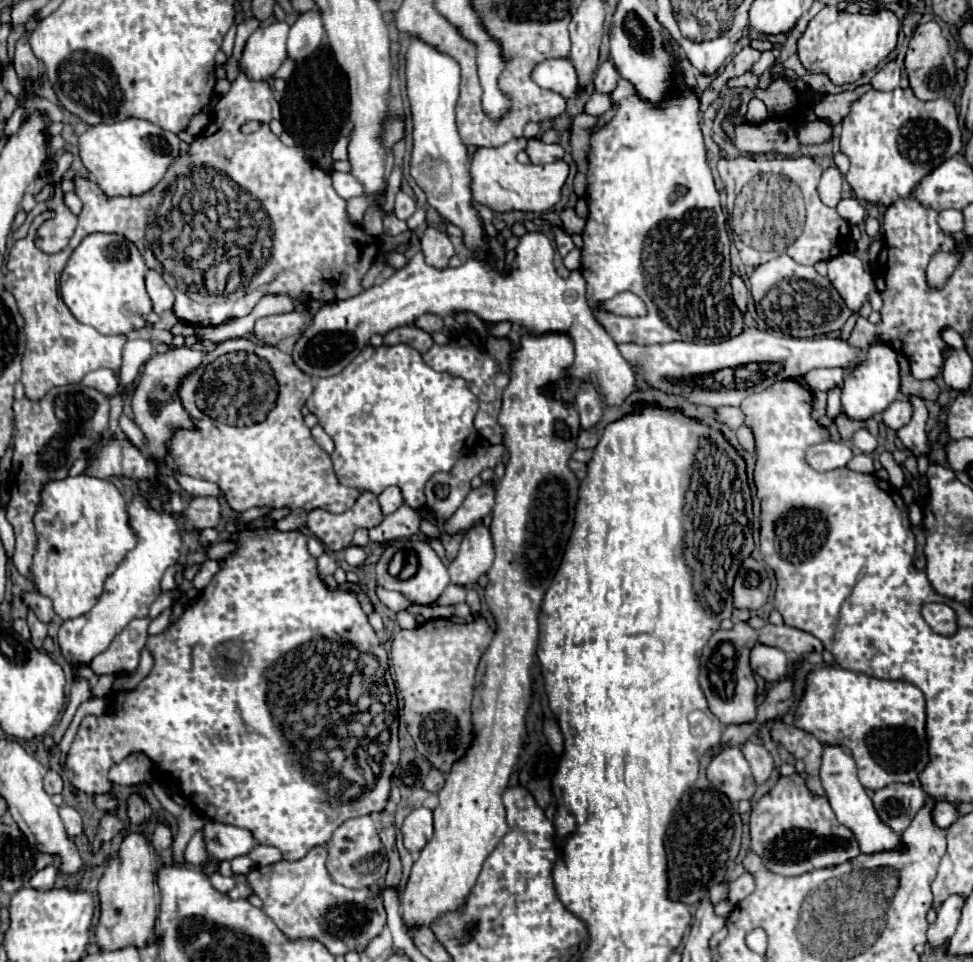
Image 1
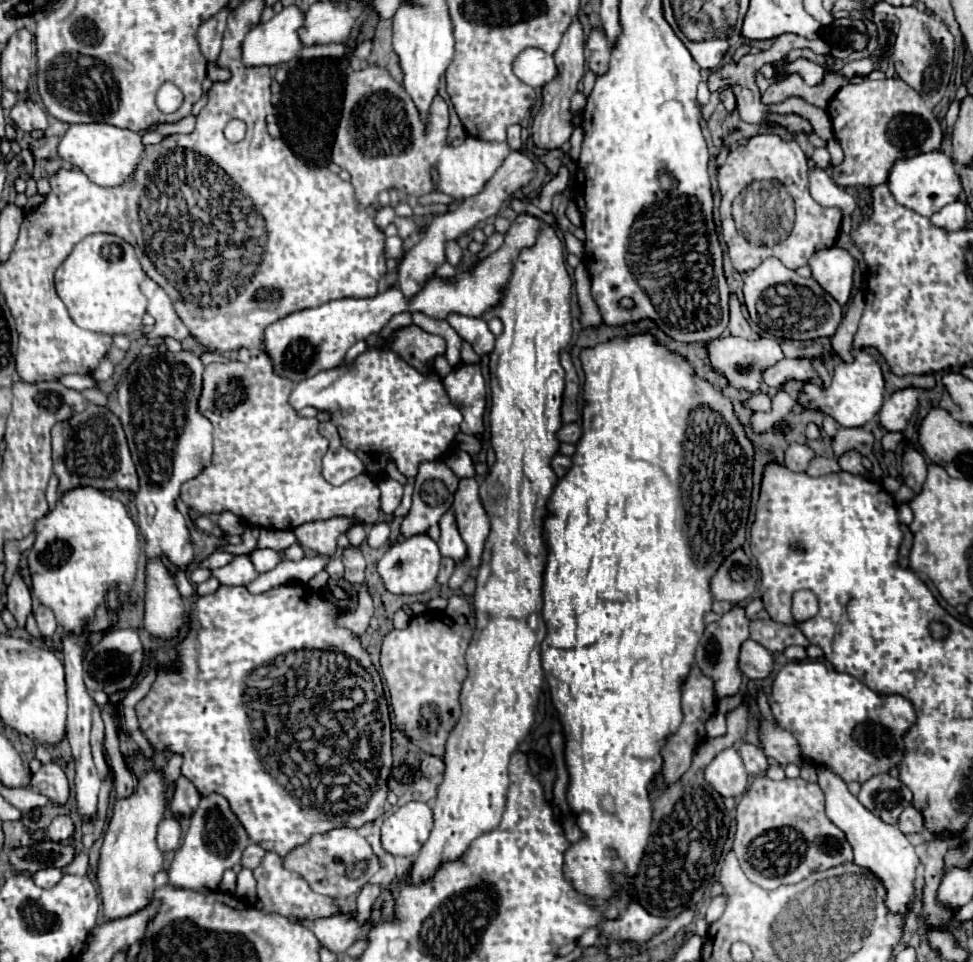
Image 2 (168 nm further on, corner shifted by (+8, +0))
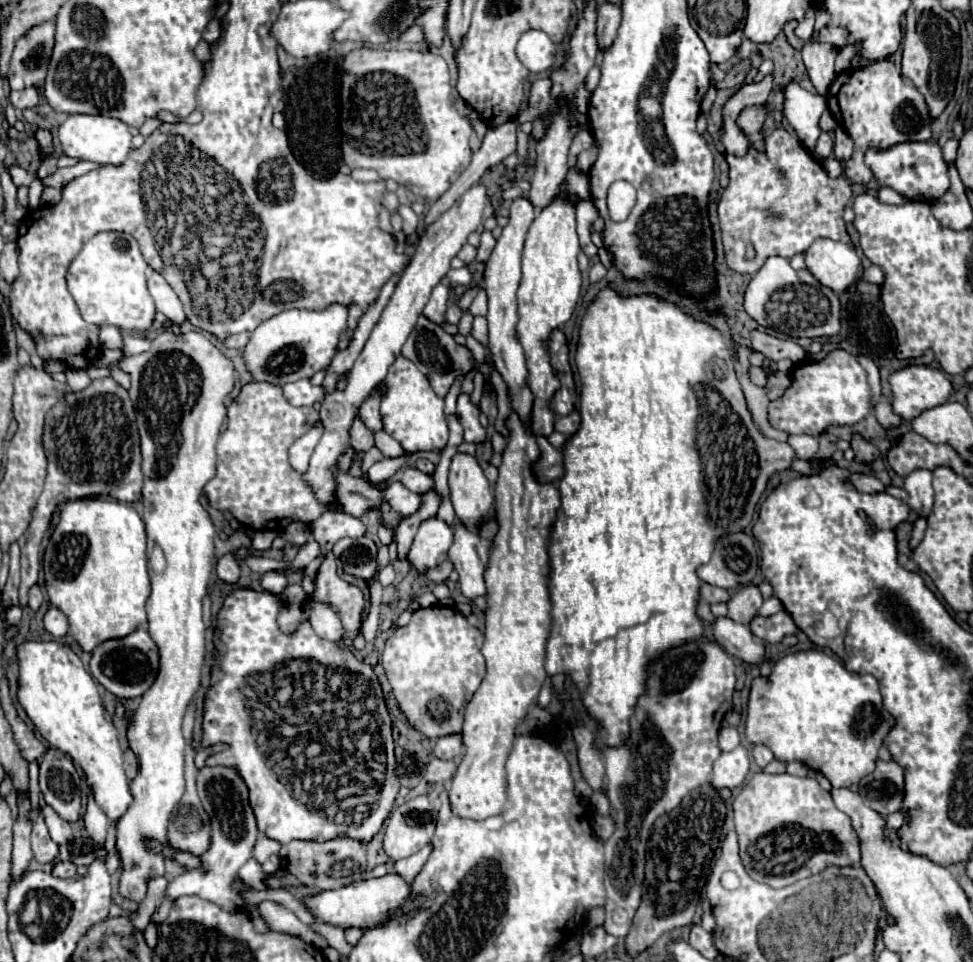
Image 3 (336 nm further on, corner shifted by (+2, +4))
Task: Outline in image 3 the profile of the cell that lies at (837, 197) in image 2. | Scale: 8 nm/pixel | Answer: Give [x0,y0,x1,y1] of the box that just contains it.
[784,82,826,152]

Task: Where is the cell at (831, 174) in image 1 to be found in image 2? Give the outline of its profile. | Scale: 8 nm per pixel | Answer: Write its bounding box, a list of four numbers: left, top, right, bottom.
[812,148,830,170]

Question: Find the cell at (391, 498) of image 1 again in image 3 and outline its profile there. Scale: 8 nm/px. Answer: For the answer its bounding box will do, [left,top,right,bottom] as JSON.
[400,468,434,494]

